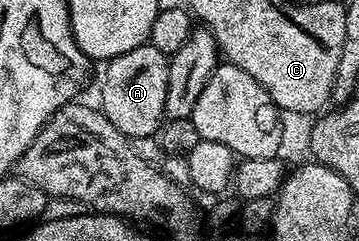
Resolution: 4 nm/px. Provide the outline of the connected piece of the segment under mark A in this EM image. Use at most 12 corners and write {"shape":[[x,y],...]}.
{"shape":[[144,43],[104,66],[99,108],[123,136],[166,120],[169,60]]}

